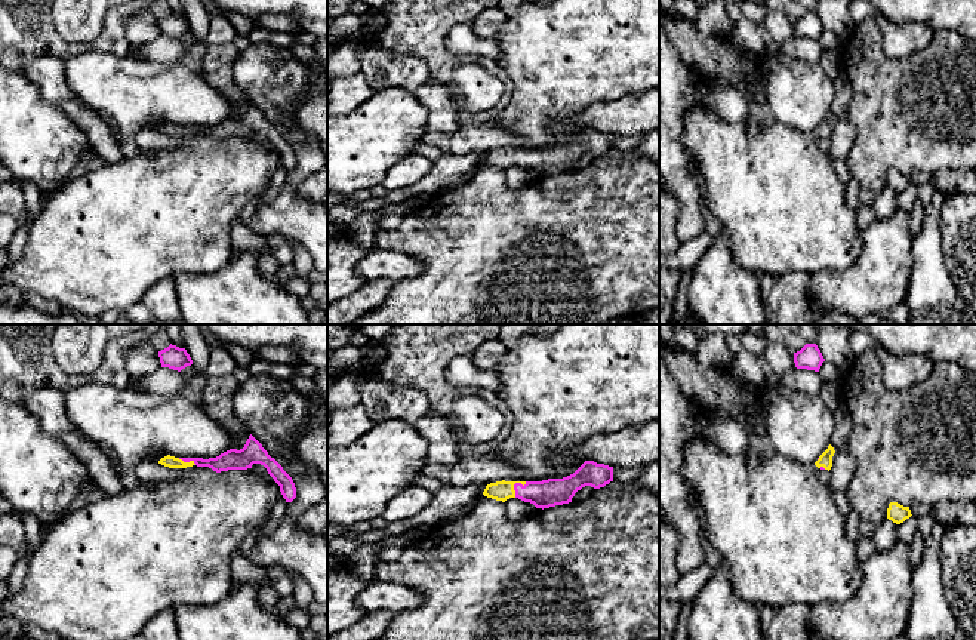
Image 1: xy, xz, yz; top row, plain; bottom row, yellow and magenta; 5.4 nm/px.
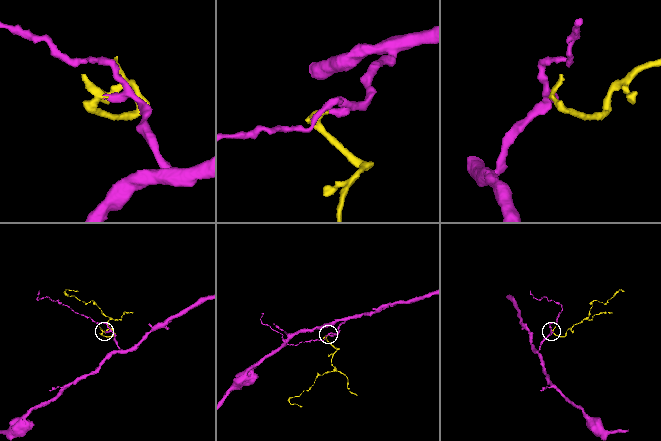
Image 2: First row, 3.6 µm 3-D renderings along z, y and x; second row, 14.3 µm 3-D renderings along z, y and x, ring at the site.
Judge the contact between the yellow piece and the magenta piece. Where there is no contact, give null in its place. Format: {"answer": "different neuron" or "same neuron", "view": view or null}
{"answer": "same neuron", "view": "xz"}

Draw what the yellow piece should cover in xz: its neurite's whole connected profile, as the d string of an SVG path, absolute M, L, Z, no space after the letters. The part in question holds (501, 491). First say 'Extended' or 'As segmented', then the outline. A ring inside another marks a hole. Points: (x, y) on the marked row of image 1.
Extended. M585 461L573 474L563 479L542 481L496 481L486 486L483 495L505 502L518 498L536 508L549 508L572 502L578 490L585 486L604 487L613 481L613 467Z

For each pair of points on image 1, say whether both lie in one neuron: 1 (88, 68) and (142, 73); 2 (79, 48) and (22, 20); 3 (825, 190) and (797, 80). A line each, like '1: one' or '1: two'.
1: one
2: one
3: two

